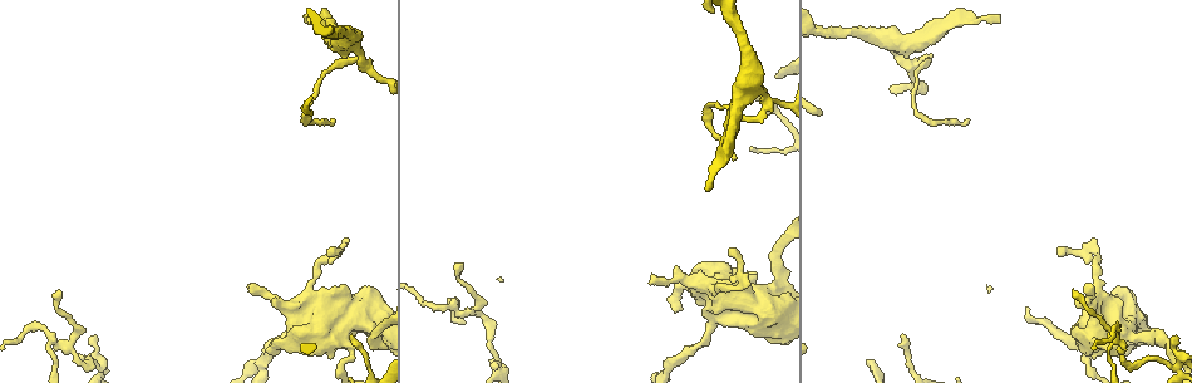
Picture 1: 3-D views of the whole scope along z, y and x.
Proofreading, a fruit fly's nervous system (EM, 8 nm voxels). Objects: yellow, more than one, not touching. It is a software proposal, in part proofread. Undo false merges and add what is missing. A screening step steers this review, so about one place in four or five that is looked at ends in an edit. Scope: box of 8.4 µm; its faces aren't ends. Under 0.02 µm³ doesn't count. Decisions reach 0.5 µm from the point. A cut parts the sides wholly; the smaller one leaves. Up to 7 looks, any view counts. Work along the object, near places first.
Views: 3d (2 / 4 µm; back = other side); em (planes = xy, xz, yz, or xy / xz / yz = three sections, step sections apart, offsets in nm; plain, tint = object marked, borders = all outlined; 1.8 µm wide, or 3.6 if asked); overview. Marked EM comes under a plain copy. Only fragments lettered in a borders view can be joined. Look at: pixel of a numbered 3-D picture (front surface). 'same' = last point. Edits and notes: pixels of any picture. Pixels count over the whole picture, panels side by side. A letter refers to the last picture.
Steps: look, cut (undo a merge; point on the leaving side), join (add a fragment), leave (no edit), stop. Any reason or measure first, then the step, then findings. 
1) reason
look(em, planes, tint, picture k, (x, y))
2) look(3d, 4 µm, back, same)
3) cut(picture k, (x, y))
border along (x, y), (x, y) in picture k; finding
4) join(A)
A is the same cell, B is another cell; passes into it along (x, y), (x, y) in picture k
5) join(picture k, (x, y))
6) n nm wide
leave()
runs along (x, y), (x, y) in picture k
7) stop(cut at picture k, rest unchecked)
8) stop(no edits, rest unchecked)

looks like a crossing
look(3d, 4 µm, picture 1, (1109, 324))

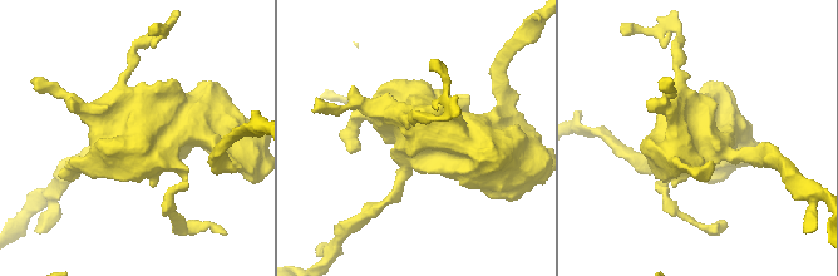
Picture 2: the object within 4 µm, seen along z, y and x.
look(em, 3.6 µm, planes, tint, picture 2, (416, 134))

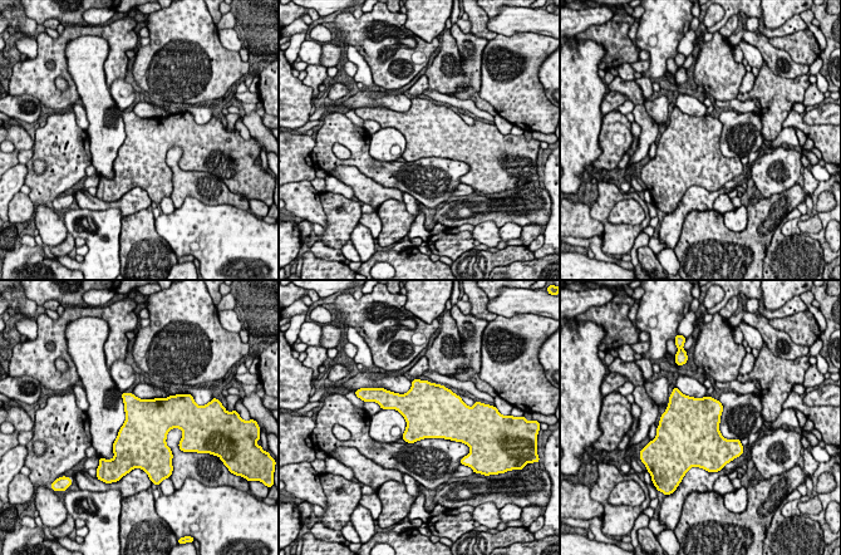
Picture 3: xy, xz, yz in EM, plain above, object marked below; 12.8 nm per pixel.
what lies round it
look(em, 3.6 µm, planes, borders, same)

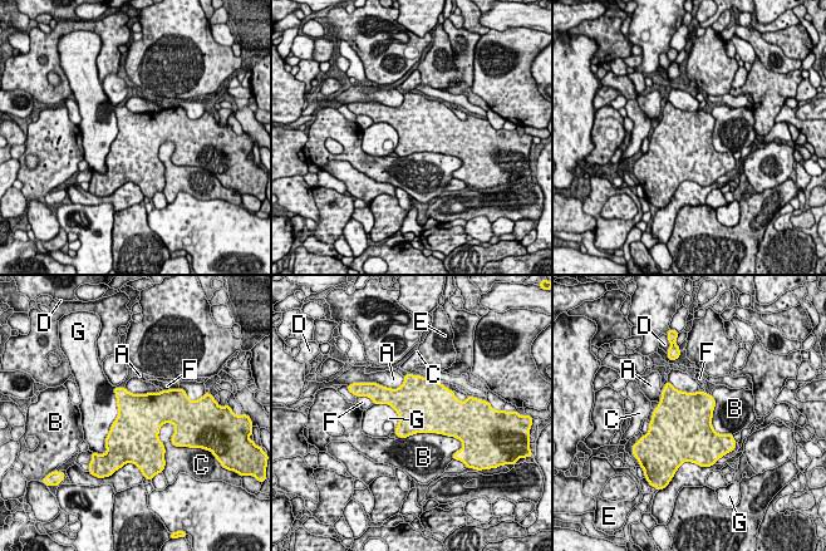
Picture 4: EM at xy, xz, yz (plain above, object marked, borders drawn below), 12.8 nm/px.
leave()
A, B, C, D, E, F and G are other cells; all the same cell

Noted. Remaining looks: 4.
sharp bend
look(3d, 4 µm, picture 1, (49, 339))

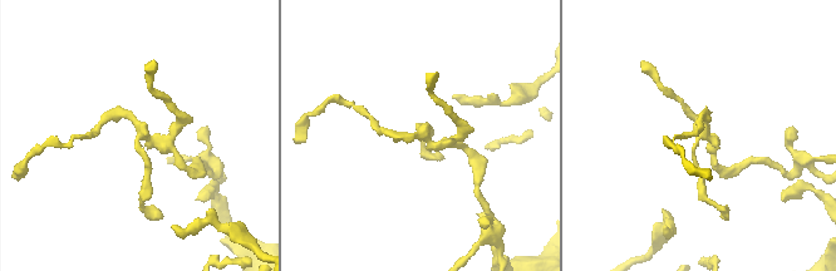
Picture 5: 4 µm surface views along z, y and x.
look(em, xy, step 4, borders, picture 5, (143, 132))

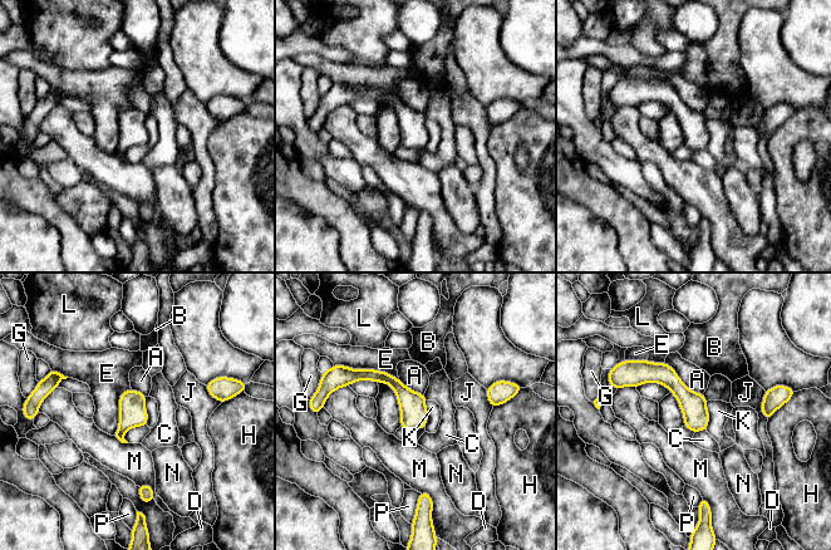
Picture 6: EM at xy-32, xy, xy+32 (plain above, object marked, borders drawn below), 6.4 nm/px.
leave()
A, B, C, D, E, G, H, J, K, L, M, N and P are other cells; border along (708, 401), (708, 426), (706, 430) in picture 6; one cell here

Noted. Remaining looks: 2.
stop(no edits, rest unchecked)

